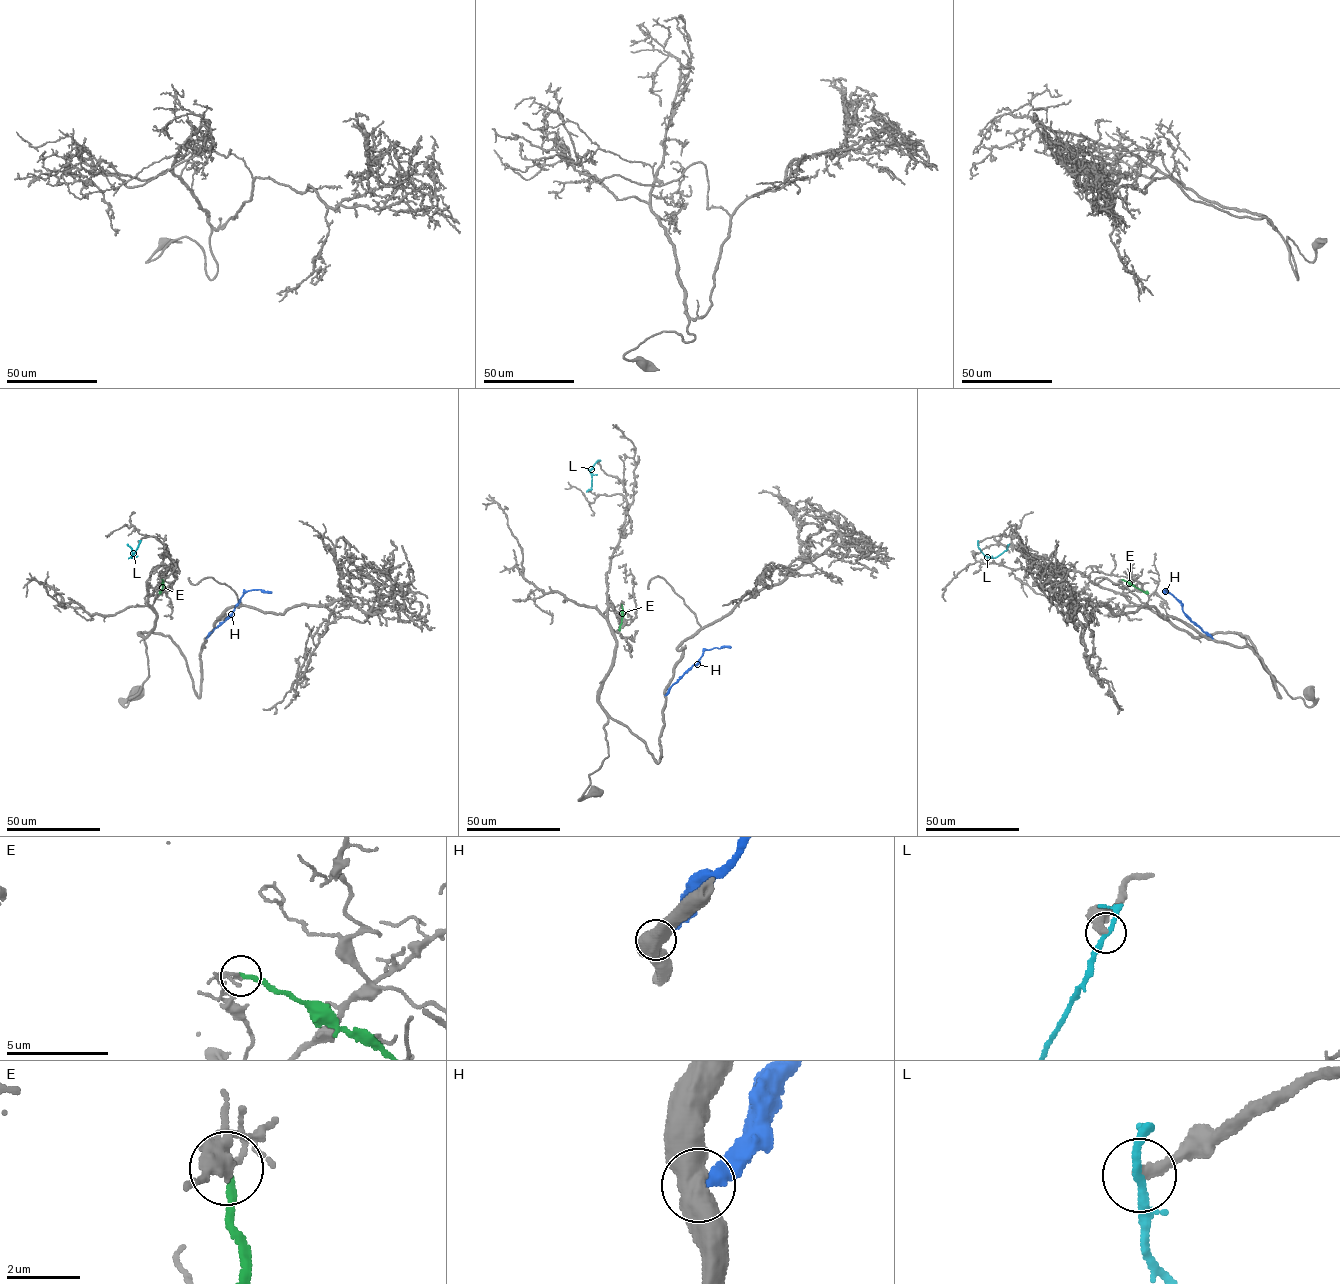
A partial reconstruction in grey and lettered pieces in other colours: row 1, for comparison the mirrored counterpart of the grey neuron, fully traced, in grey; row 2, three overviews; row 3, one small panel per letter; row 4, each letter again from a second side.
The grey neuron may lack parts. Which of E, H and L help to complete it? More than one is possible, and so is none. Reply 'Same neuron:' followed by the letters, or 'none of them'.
Same neuron: none of them

